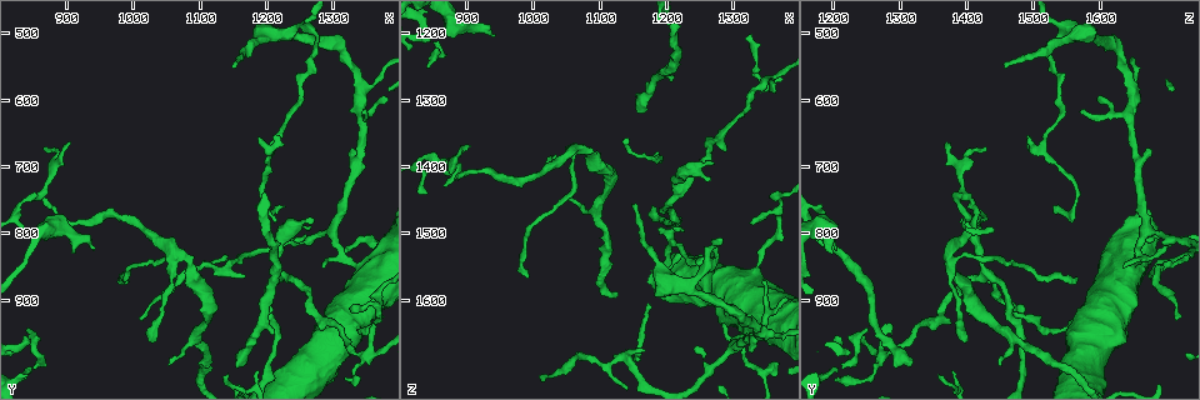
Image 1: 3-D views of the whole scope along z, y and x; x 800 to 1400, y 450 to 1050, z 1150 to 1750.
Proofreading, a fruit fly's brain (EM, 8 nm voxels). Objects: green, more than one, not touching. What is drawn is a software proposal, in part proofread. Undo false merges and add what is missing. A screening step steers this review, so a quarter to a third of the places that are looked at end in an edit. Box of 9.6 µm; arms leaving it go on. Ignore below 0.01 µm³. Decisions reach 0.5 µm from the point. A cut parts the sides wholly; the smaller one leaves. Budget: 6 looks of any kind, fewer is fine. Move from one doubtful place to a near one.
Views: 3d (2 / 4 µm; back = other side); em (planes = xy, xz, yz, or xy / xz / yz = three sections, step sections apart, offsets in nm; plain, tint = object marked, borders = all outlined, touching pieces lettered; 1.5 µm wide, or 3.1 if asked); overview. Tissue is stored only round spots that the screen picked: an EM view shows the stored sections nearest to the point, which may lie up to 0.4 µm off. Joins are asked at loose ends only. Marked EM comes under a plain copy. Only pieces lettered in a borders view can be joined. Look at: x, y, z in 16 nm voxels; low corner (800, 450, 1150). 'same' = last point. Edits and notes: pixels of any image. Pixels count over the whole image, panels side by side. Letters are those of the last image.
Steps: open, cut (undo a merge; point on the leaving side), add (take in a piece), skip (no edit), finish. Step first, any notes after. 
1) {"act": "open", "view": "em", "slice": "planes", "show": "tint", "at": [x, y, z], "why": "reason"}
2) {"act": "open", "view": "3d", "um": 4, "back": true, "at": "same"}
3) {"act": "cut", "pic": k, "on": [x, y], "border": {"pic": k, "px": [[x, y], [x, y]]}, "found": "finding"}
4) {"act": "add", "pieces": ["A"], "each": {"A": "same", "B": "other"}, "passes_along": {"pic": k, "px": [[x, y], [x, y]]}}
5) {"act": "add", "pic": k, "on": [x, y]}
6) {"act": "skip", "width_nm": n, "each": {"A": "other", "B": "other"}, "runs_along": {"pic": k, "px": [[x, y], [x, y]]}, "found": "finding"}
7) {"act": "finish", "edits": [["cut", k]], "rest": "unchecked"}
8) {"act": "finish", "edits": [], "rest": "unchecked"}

{"act": "open", "view": "3d", "um": 4, "at": [1335, 945, 1565], "why": "calibre changes"}

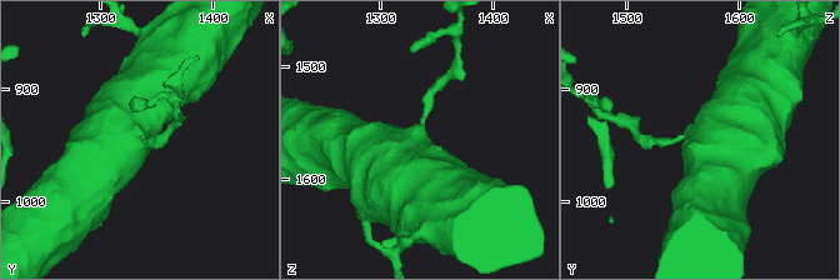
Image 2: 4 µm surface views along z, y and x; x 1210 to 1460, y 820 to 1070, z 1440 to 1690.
{"act": "open", "view": "em", "slice": "planes", "show": "borders", "at": [1336, 942, 1564], "why": "shape alone is not enough"}

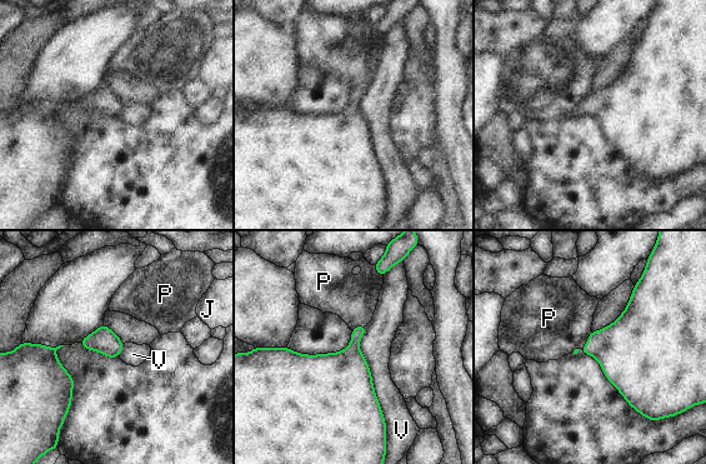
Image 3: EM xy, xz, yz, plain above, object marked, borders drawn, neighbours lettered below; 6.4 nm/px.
{"act": "skip", "each": {"J": "other", "P": "other", "V": "other"}, "found": "all the same cell"}

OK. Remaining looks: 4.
{"act": "open", "view": "3d", "um": 2, "back": true, "at": [1155, 990, 1320], "why": "branch stops here"}

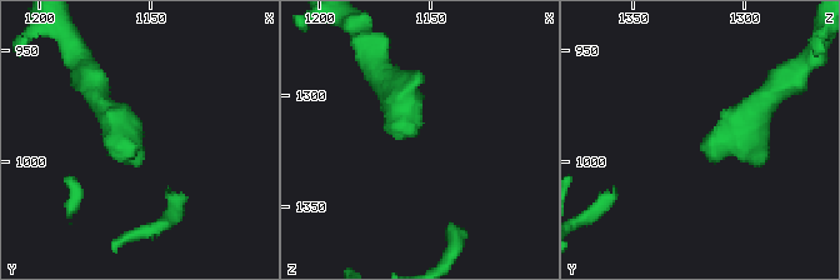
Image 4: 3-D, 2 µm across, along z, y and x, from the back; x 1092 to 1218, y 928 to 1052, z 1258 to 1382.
{"act": "open", "view": "em", "slice": "planes", "show": "borders", "at": [1159, 994, 1321], "why": "now the EM"}

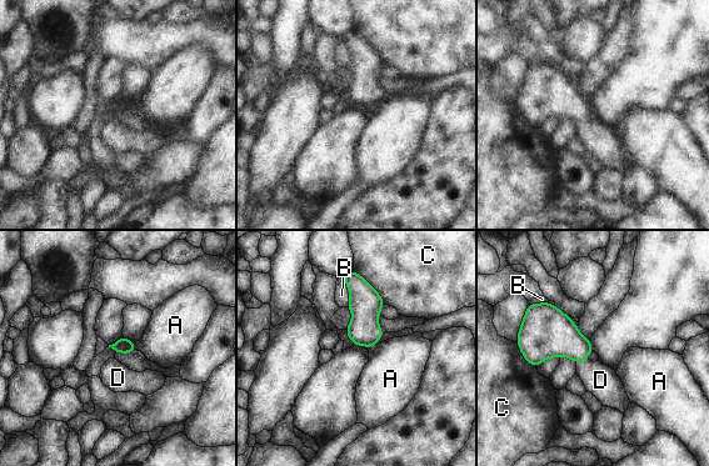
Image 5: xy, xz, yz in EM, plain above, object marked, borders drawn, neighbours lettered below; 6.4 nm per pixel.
{"act": "add", "pieces": ["D"], "each": {"A": "other", "B": "other", "C": "other", "D": "same"}, "passes_along": {"pic": 5, "px": [[553, 334], [582, 360], [600, 380]]}, "found": "the cell continues"}

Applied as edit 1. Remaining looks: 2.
{"act": "finish", "edits": [["add", 5]], "rest": "unchecked"}

